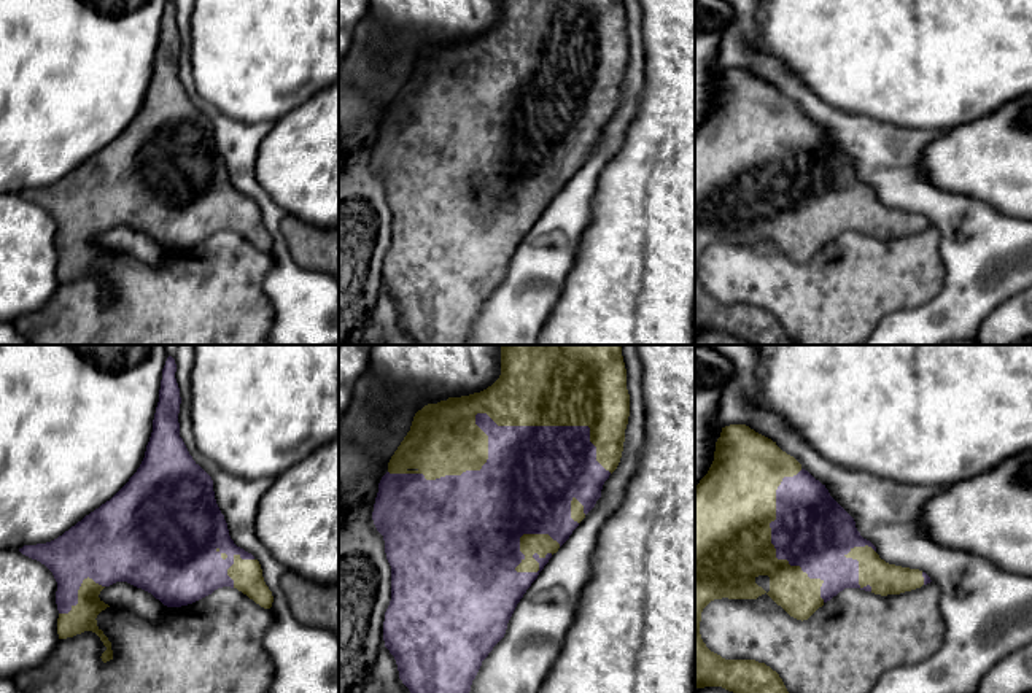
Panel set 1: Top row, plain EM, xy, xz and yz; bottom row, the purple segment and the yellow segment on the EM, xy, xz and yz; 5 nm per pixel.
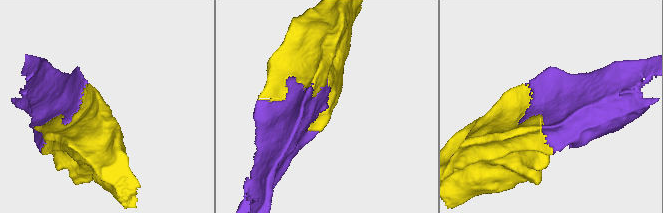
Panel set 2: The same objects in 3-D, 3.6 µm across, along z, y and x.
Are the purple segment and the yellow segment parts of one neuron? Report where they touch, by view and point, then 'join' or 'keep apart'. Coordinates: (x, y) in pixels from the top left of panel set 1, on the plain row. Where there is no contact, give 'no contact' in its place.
meets purple in xz at (484, 58); join

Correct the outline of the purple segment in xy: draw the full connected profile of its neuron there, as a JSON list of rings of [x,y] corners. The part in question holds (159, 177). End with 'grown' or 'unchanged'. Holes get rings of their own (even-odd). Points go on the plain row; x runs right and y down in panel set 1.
[[[169,0],[145,102],[129,126],[57,183],[19,192],[22,199],[45,208],[57,226],[59,283],[95,277],[107,291],[100,300],[103,307],[113,304],[113,294],[97,270],[97,259],[110,251],[99,238],[116,226],[142,232],[167,251],[192,248],[223,230],[237,232],[264,253],[274,246],[259,205],[229,180],[211,121],[192,103],[180,81],[181,41],[175,16],[175,3]]]; grown

